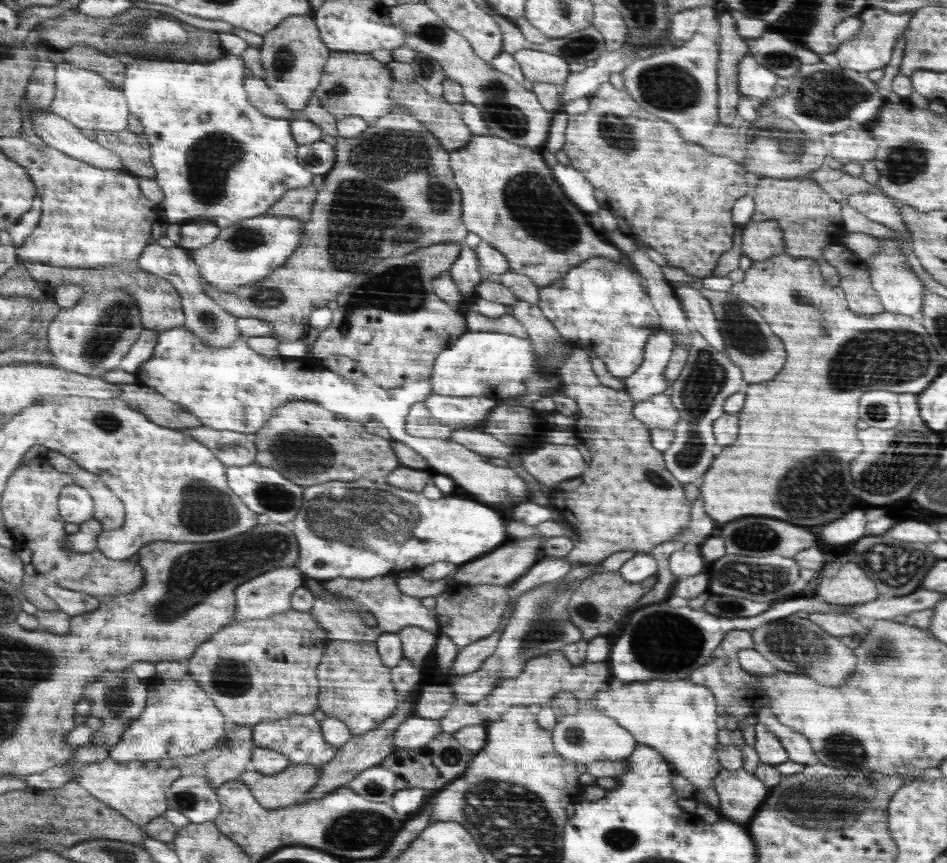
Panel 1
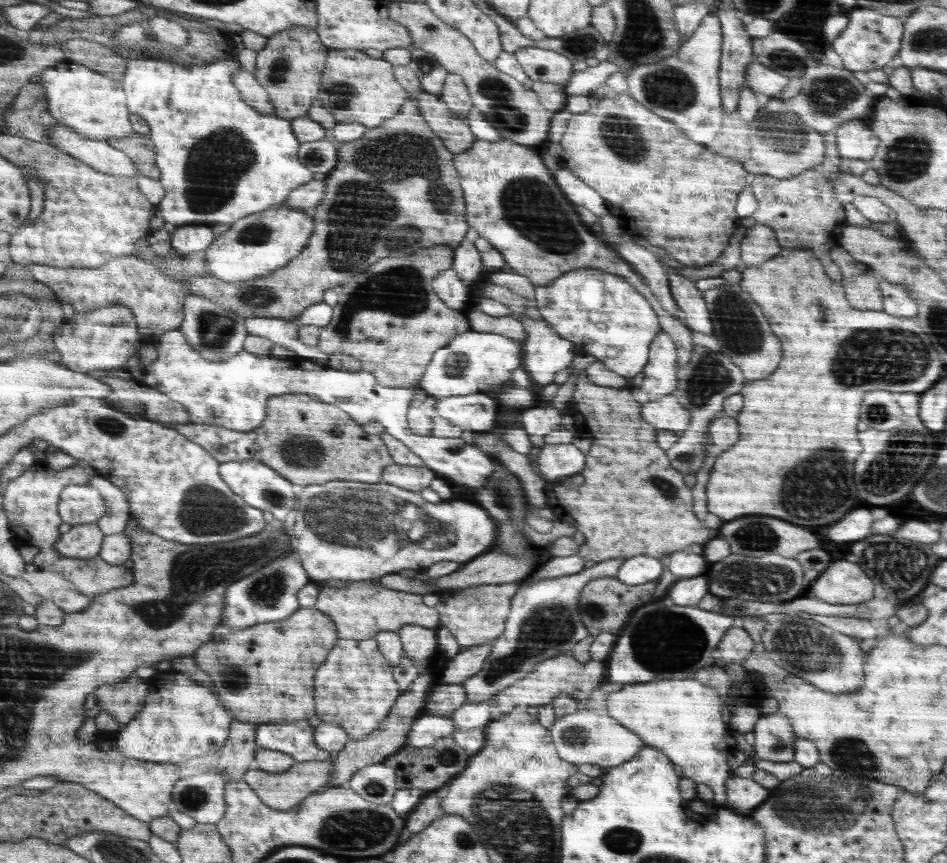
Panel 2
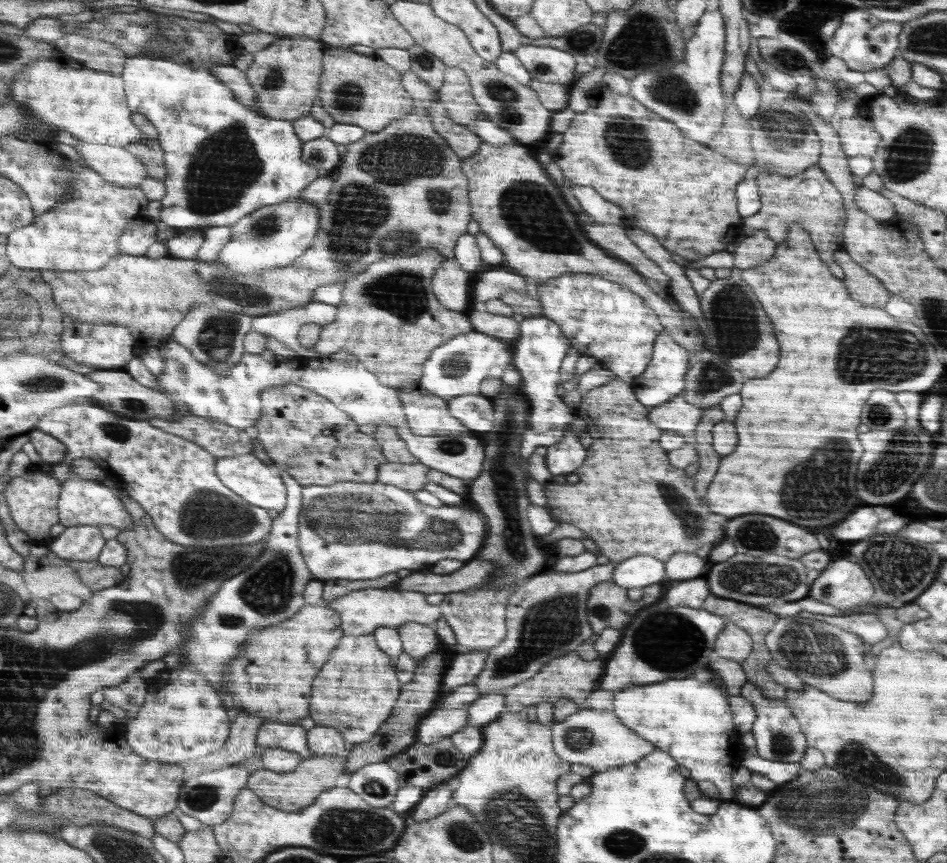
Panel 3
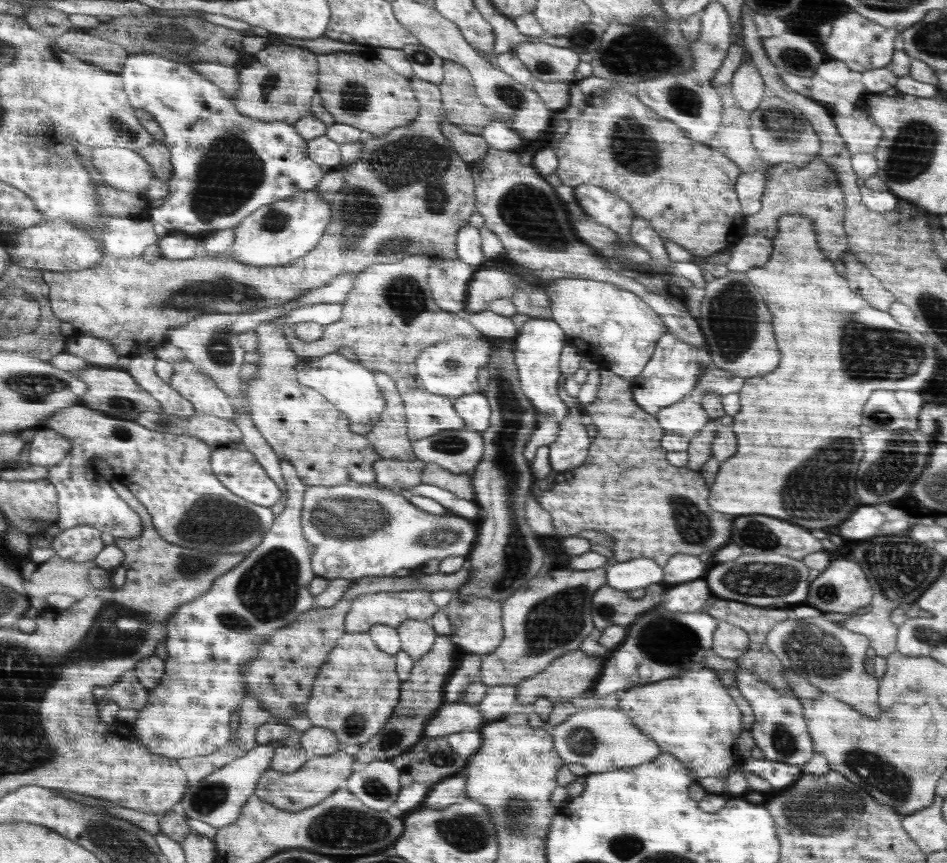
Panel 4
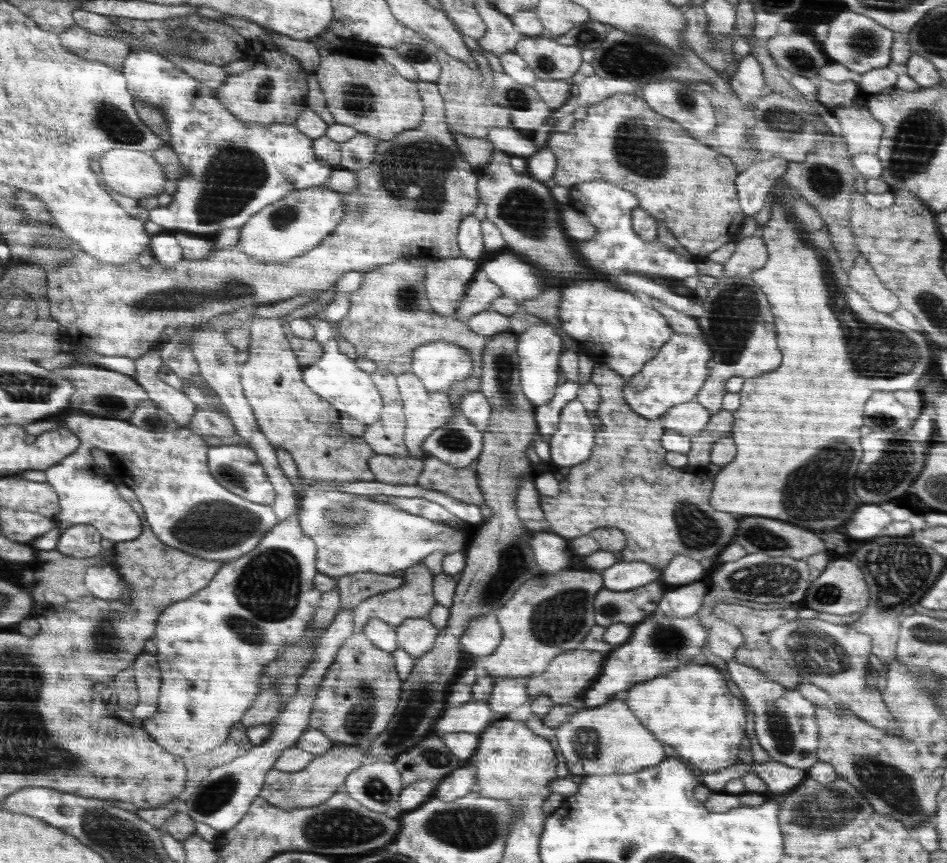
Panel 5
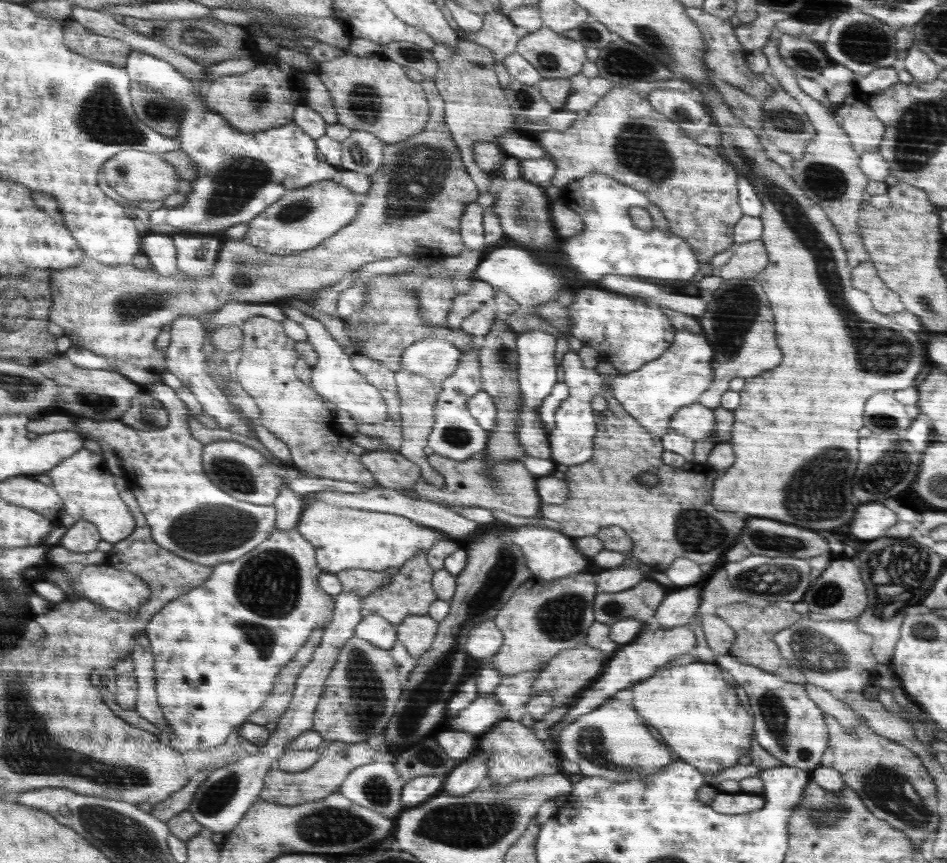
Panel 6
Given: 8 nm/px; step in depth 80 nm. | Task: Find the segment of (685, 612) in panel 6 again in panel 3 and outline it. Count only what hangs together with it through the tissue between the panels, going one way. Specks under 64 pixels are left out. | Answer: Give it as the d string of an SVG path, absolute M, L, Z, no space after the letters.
M704 576L674 582L672 588L666 589L668 594L664 596L668 600L668 607L682 606L701 609L706 598L710 596L707 579Z

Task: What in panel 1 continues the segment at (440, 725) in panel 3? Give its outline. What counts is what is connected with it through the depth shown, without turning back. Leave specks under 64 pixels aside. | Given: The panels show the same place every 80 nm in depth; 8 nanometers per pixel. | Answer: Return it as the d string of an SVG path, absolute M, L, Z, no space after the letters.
M409 717L395 732L395 743L398 750L414 750L425 746L441 733L439 719Z

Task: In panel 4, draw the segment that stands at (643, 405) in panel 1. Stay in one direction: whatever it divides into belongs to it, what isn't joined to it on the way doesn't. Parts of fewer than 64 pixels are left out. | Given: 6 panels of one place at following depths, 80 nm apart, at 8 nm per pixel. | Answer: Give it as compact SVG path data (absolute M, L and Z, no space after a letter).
M689 395L669 407L664 407L656 417L663 429L689 439L694 438L708 422L705 408Z

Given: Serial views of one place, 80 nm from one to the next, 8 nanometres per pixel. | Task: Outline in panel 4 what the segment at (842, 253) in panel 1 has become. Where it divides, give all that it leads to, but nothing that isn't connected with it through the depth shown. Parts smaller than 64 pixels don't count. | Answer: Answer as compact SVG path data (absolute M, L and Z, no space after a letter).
M847 252L843 261L846 268L845 279L850 282L850 288L865 297L874 308L887 311L897 300L893 292L890 292L878 277L874 277L852 252Z

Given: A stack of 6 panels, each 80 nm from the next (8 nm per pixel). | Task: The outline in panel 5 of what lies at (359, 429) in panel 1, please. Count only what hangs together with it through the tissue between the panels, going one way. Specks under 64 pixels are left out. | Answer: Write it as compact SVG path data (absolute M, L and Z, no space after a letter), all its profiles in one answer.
M256 319L248 328L250 344L247 359L240 365L240 382L259 429L272 446L284 448L294 459L306 486L316 482L334 484L373 482L369 460L376 453L362 437L352 436L340 427L340 411L316 394L303 380L302 365L292 351L282 321Z

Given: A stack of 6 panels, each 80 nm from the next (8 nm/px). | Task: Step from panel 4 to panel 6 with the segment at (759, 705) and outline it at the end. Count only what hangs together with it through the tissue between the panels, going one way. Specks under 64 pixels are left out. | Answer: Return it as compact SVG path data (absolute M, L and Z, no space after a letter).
M731 654L717 655L715 662L722 669L727 670L746 691L748 702L750 702L750 712L753 715L754 729L756 730L755 738L767 754L781 760L784 765L796 767L809 773L820 766L826 747L829 746L829 727L825 723L823 710L808 695L805 684L785 681L781 676L776 676L774 673L766 672L765 669L739 661L737 657Z

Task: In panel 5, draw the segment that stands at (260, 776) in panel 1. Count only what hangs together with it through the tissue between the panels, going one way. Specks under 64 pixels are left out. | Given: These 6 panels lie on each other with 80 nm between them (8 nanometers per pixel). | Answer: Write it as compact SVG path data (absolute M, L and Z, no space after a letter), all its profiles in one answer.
M334 744L330 751L316 756L308 767L298 772L282 772L274 768L265 776L265 781L259 796L270 804L283 809L313 807L322 804L336 794L345 784L345 780L352 772L365 764L366 750L354 748L349 744Z

